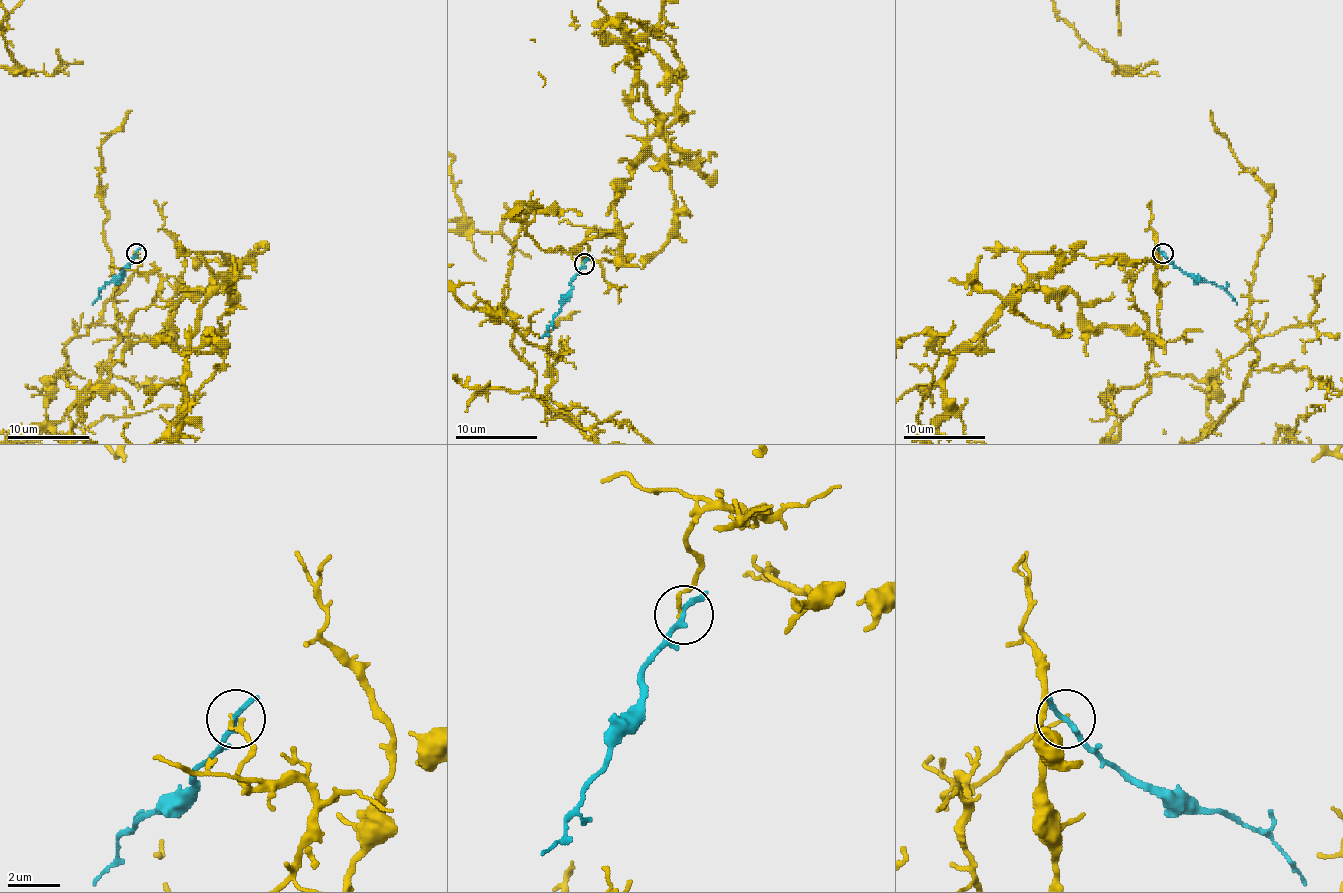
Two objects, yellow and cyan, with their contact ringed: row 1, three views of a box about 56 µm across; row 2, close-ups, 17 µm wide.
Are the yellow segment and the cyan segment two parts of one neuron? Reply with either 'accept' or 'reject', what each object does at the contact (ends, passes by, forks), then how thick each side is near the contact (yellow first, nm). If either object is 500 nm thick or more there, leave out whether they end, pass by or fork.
reject; yellow ends; cyan passes by; calibres 120 and 190 nm

